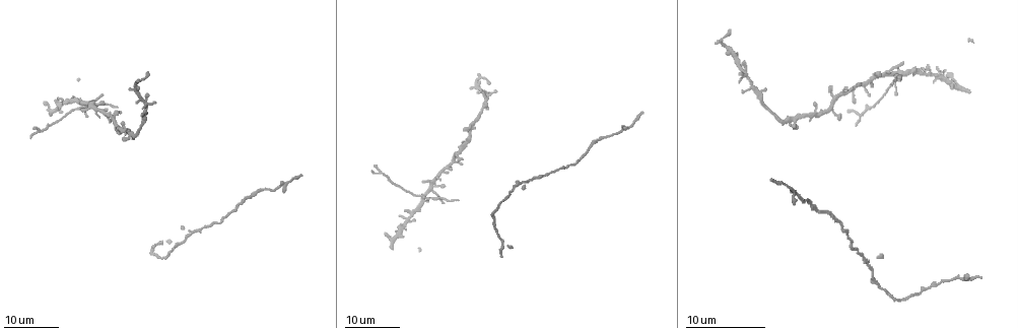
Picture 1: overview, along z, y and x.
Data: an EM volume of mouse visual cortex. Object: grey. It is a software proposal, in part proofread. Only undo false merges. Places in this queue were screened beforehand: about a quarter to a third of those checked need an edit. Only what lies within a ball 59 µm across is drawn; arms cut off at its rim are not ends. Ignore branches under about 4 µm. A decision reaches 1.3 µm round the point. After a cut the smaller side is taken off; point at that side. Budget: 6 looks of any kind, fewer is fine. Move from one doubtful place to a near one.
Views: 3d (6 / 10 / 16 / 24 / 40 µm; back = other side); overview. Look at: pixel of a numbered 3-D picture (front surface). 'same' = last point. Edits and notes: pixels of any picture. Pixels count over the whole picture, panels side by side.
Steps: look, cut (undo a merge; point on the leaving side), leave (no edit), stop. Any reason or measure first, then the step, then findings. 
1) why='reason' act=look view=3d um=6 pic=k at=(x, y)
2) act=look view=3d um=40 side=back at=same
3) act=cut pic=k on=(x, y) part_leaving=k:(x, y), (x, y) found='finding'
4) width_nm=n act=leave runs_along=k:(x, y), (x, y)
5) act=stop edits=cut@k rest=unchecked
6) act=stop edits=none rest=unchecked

act=look view=3d um=24 pic=1 at=(115, 126)

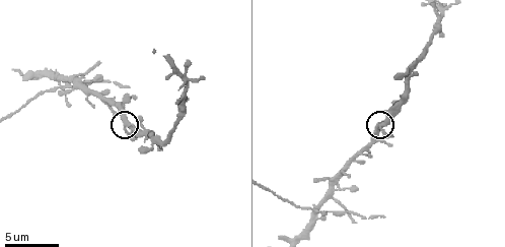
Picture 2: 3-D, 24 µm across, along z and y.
act=look view=3d um=10 pic=2 at=(124, 122)

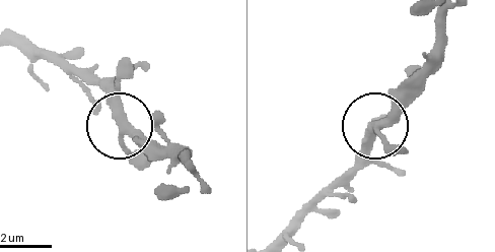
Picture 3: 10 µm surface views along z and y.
act=leave found='all the same cell'

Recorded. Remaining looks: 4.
why='calibre changes' act=look view=3d um=10 pic=2 at=(407, 80)

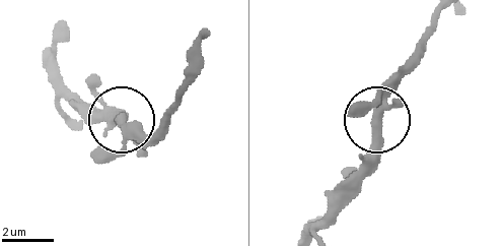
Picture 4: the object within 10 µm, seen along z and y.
arms=3 act=leave runs_along=4:(402, 101), (380, 121), (378, 160), (358, 190) found='one cell here'

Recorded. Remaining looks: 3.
act=look view=3d um=10 pic=2 at=(320, 218)

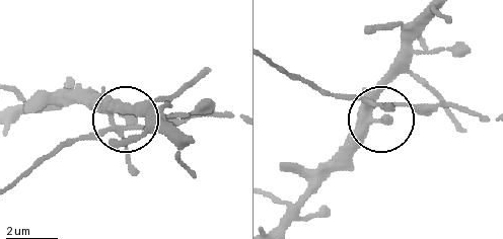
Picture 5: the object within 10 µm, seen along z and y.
side_arm_um=14 act=cut pic=5 on=(80, 136) part_leaving=5:(116, 126), (65, 139), (19, 176) found='a second cell is stuck on'

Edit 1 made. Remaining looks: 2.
act=stop edits=cut@5 rest=unchecked

